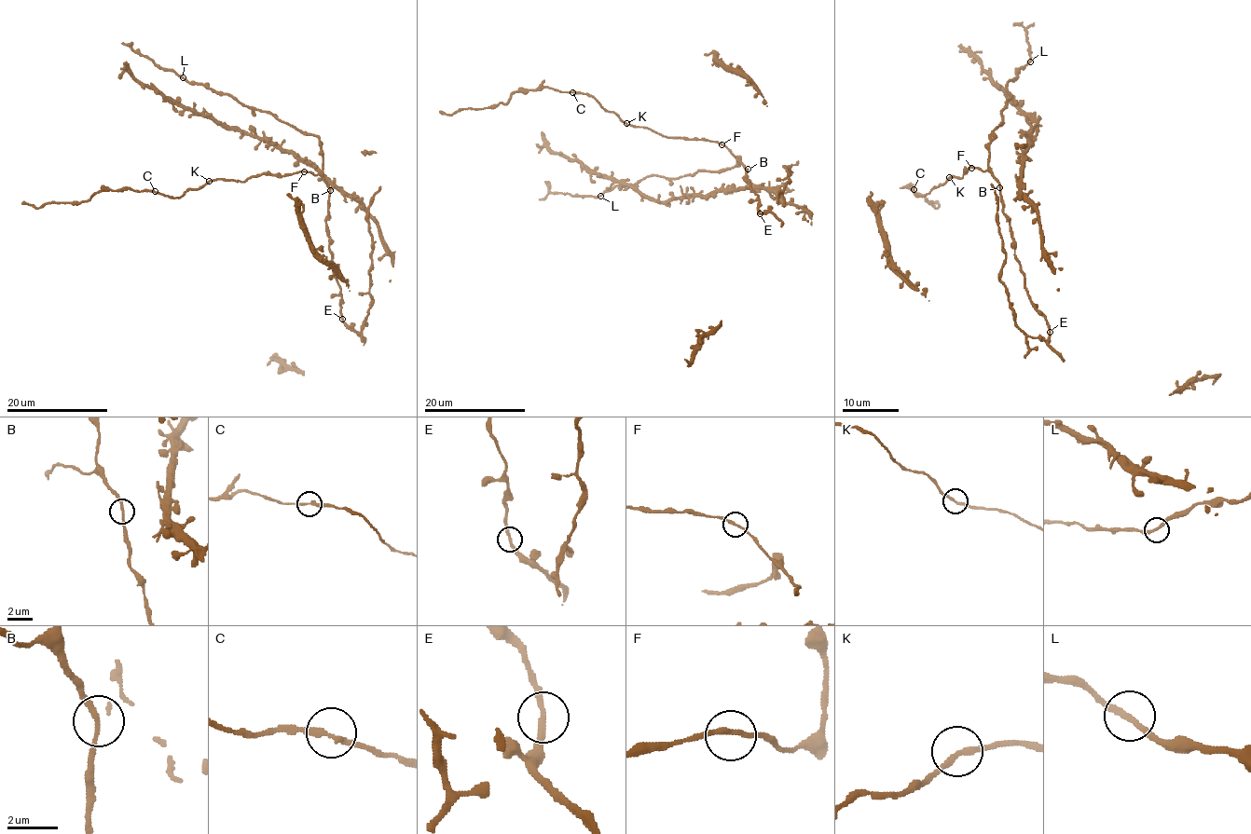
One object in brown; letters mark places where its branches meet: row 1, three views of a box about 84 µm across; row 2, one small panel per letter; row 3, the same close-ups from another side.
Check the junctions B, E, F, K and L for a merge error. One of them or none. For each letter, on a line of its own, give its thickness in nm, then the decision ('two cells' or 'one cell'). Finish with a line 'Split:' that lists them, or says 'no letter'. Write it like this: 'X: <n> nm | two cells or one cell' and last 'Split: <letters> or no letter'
B: 180 nm | one cell
E: 240 nm | one cell
F: 190 nm | one cell
K: 200 nm | one cell
L: 240 nm | one cell
Split: no letter

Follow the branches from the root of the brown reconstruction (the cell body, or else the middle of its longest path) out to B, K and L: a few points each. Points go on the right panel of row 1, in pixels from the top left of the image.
B: (1006, 102), (1001, 109), (1001, 122), (993, 130), (989, 144), (989, 170), (1000, 187)
K: (1006, 102), (1001, 122), (993, 130), (989, 144), (989, 168), (970, 168), (960, 179), (949, 177)
L: (1006, 102), (1010, 98), (1007, 83), (1014, 79), (1017, 71), (1030, 61)

